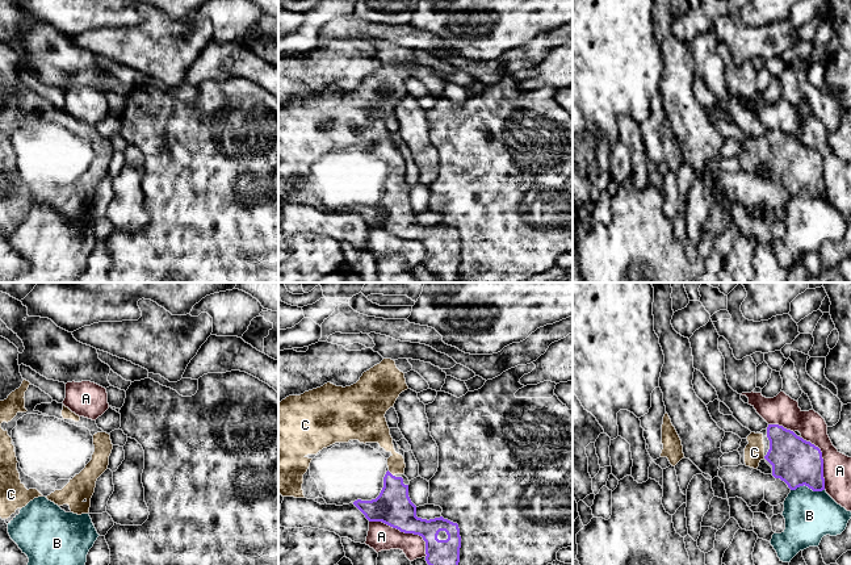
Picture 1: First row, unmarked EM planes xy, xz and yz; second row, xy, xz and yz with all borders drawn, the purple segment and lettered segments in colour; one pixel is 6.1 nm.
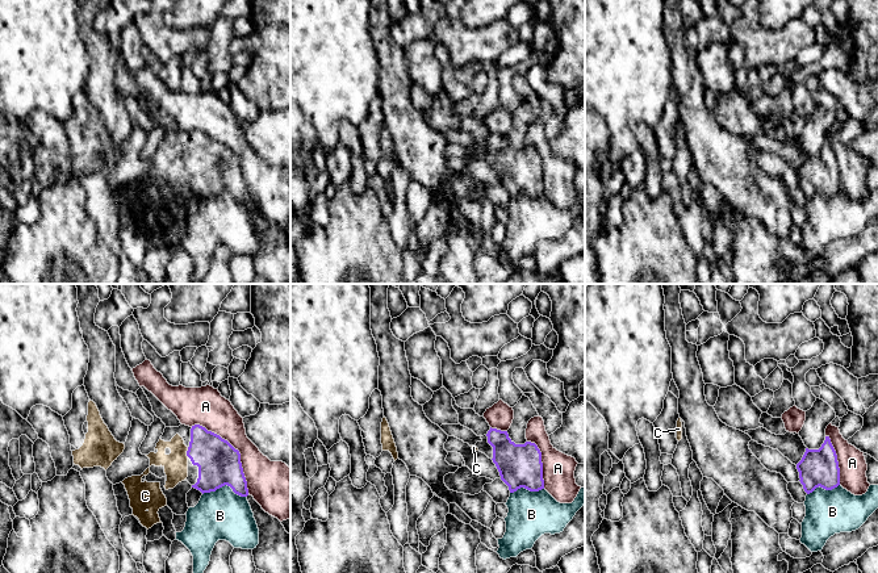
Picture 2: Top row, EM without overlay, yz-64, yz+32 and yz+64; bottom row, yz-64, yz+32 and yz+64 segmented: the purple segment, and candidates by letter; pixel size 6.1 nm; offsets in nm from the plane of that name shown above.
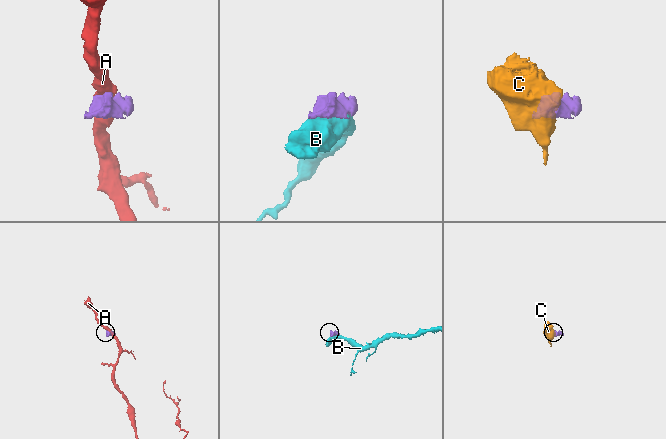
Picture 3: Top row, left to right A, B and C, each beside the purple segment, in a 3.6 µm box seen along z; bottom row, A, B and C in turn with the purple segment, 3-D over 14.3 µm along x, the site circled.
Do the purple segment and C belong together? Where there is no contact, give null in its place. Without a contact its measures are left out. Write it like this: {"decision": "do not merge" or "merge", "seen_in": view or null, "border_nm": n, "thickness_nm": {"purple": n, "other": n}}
{"decision": "merge", "seen_in": "xz", "border_nm": 50, "thickness_nm": {"purple": 220, "other": 120}}

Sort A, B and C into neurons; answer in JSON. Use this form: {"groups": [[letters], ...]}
{"groups": [["A"], ["B"], ["C"]]}

